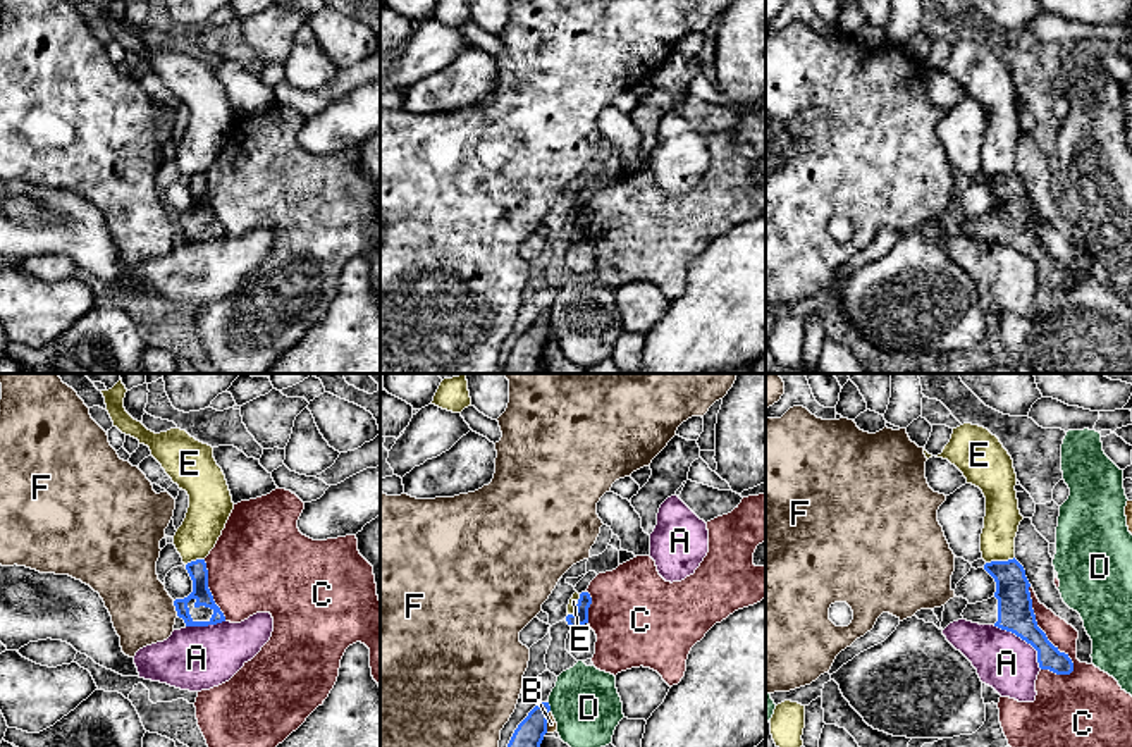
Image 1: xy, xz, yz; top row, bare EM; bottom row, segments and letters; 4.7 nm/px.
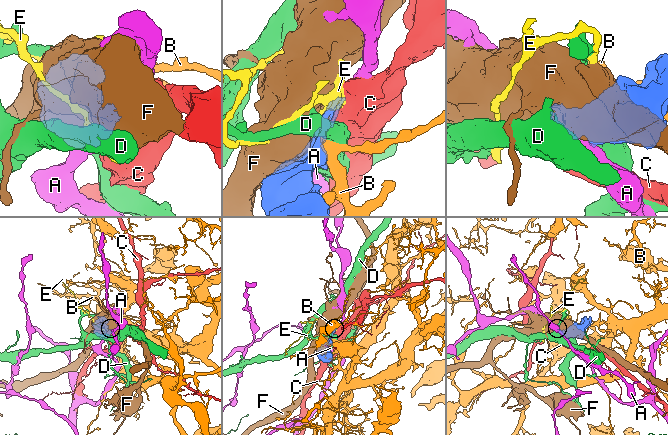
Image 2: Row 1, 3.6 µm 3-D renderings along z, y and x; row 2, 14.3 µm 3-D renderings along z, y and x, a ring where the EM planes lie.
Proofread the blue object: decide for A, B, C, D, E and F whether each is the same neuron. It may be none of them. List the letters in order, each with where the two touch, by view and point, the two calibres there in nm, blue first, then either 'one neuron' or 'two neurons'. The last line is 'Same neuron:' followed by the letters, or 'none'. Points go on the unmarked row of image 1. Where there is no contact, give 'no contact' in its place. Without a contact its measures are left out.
A: contact yz (1024, 253); calibres 170 and 260 nm; two neurons
B: contact xz (546, 336); calibres 160 and 50 nm; two neurons
C: contact yz (1043, 246); calibres 170 and 130 nm; two neurons
D: contact xz (549, 321); calibres 150 and 320 nm; two neurons
E: contact yz (1000, 176); calibres 160 and 170 nm; two neurons
F: contact xy (176, 222); calibres 90 and 300 nm; two neurons
Same neuron: none

